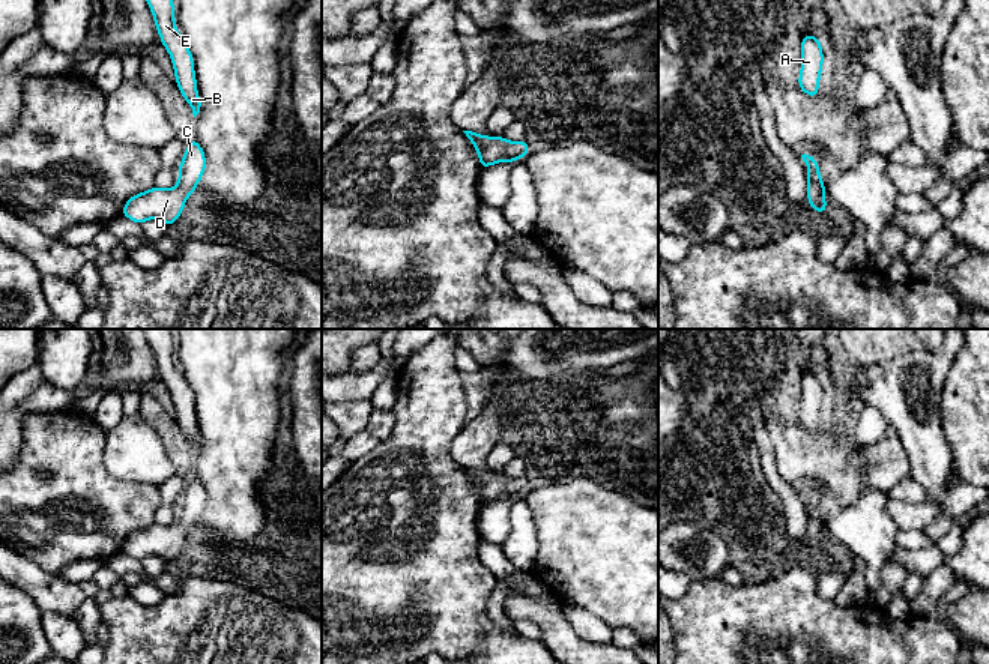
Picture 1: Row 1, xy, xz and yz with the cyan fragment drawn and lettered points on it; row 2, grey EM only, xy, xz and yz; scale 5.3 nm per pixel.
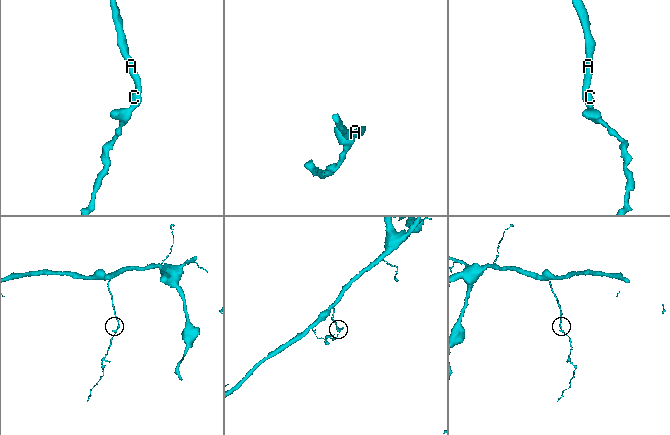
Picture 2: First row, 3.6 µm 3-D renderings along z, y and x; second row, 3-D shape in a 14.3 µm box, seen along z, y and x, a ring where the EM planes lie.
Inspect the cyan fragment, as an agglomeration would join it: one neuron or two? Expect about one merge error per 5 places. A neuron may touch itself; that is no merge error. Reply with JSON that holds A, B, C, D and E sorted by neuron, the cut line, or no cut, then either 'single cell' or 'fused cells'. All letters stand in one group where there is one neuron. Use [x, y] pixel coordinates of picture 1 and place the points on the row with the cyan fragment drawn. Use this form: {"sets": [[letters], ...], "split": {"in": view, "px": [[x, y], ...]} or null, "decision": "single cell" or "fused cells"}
{"sets": [["A", "B", "C", "D", "E"]], "split": null, "decision": "single cell"}

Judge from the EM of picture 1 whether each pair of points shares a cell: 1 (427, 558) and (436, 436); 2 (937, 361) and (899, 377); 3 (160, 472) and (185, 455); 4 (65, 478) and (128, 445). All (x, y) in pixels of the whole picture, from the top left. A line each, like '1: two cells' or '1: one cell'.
1: one cell
2: one cell
3: two cells
4: two cells

